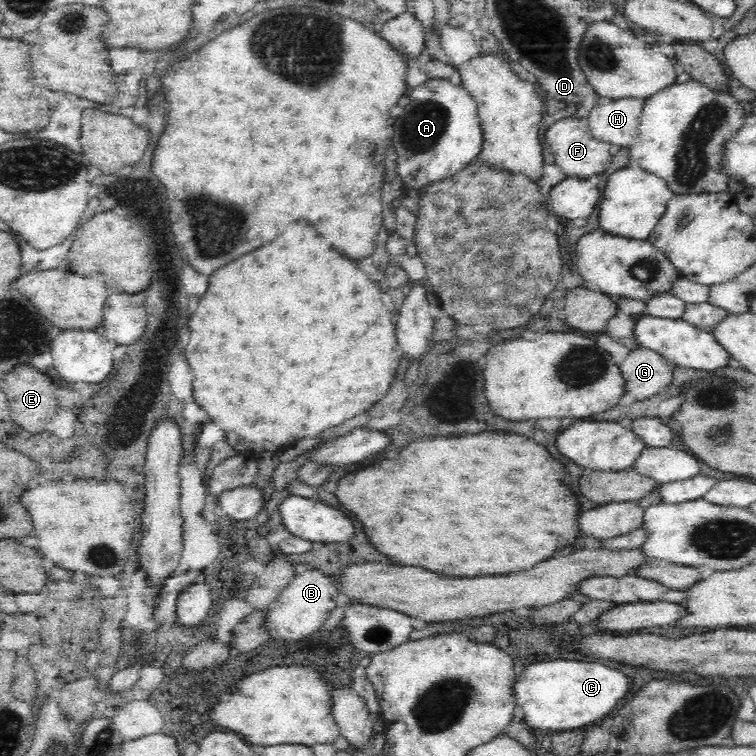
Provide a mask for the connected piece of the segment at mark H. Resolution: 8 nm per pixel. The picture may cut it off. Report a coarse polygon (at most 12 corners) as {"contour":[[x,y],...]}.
{"contour":[[599,98],[587,119],[598,140],[628,148],[643,98]]}

